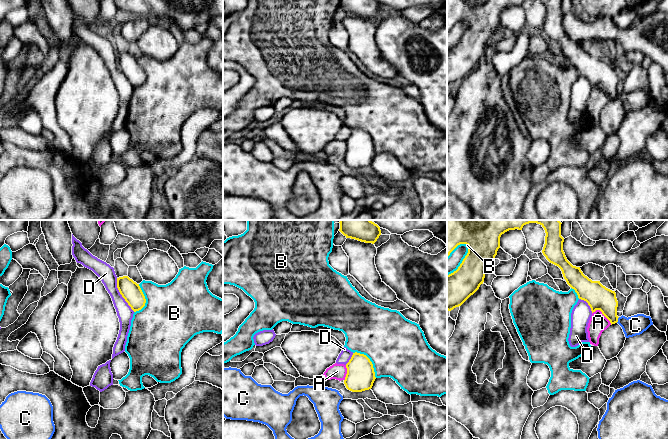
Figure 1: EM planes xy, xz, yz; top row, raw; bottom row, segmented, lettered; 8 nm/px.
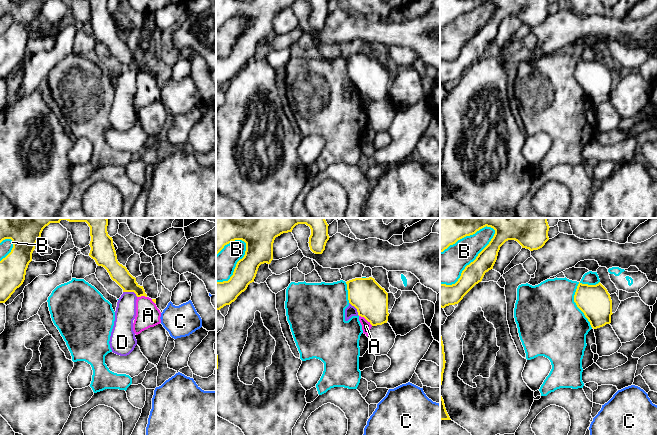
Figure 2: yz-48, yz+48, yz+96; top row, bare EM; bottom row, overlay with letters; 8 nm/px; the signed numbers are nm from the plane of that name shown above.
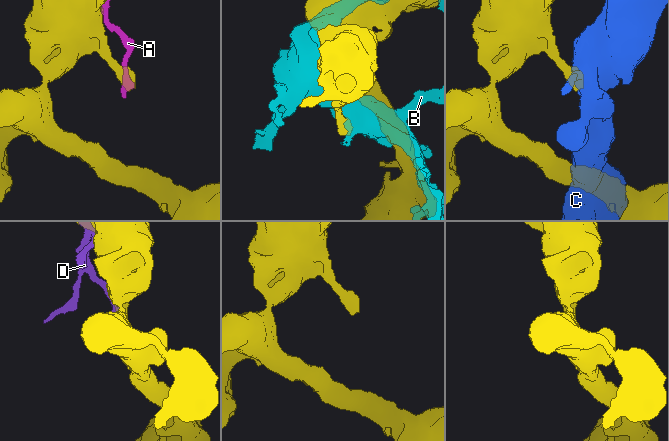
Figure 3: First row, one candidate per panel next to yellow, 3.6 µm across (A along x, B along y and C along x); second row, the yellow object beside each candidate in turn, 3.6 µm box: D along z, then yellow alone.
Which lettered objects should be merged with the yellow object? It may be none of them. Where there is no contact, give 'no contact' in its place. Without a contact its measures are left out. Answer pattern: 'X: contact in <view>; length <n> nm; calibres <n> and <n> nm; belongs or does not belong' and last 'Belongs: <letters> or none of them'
A: contact in yz; length 190 nm; calibres 200 and 150 nm; does not belong
B: contact in xz; length 280 nm; calibres 220 and 480 nm; does not belong
C: contact in yz; length 50 nm; calibres 200 and 160 nm; does not belong
D: contact in xy; length 300 nm; calibres 160 and 140 nm; does not belong
Belongs: none of them

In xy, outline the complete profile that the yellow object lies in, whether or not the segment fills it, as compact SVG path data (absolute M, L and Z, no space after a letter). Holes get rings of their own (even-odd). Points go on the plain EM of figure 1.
M128 52L117 54L117 64L134 88L141 86L145 82L146 75L139 60Z

